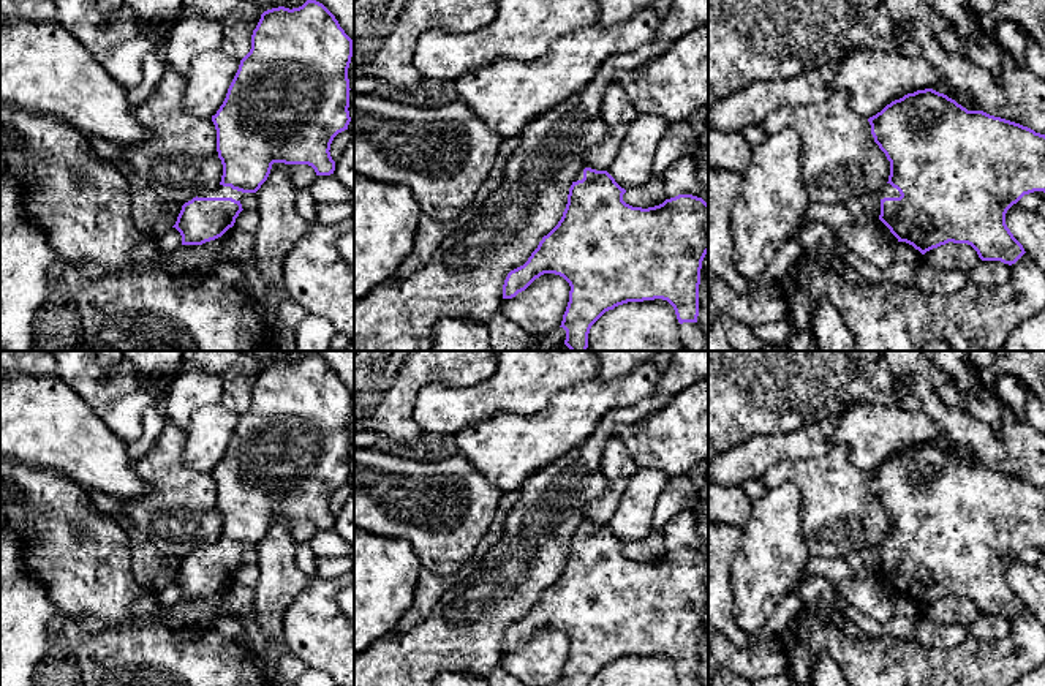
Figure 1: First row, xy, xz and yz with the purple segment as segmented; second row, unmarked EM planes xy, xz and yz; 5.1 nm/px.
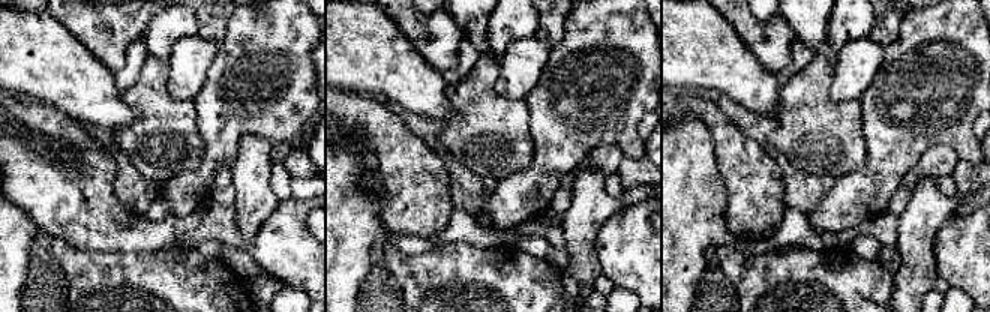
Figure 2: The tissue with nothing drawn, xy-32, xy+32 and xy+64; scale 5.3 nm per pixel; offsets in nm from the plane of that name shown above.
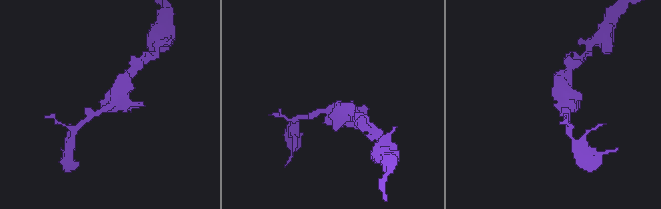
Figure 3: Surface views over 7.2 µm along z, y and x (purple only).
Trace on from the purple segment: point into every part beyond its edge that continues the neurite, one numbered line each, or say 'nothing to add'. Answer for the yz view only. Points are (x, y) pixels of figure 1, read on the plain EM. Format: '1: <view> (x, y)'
1: yz (887, 546)

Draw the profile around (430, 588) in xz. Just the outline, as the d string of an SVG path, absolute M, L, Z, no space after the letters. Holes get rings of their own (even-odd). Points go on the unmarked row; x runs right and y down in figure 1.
M421 569L419 585L416 588L417 599L413 602L411 609L400 618L389 637L414 629L430 615L432 609L436 605L441 596L458 582L460 577L457 574L440 577L427 569Z

